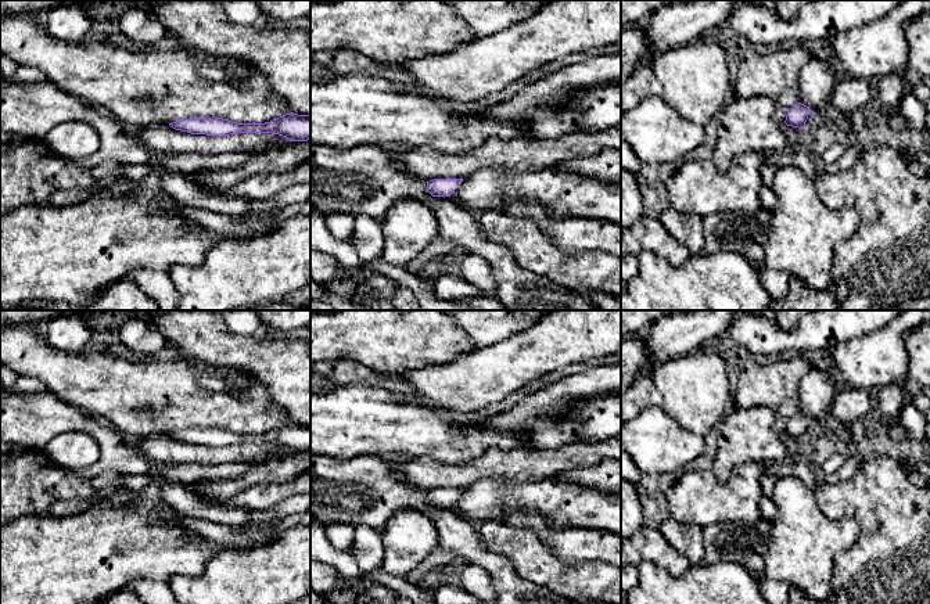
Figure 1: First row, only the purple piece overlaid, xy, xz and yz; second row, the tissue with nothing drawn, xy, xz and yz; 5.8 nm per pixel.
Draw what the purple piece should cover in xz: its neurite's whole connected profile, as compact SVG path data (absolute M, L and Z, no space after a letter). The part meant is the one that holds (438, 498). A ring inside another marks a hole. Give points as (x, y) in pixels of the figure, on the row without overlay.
M434 489L427 492L427 501L432 507L450 507L462 492L463 489Z

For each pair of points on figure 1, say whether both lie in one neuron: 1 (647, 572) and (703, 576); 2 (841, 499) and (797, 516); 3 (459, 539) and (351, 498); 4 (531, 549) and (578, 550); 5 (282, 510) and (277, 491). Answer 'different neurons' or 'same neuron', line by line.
1: same neuron
2: different neurons
3: same neuron
4: different neurons
5: different neurons

